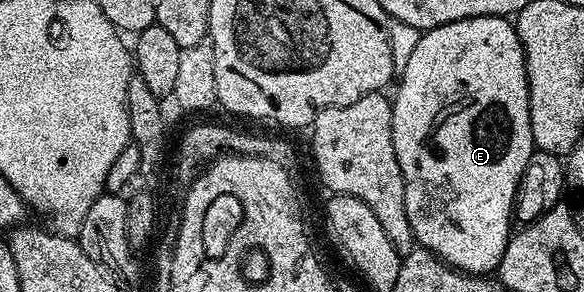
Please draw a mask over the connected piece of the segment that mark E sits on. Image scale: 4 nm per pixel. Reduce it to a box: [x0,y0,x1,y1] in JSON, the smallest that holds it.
[391,17,536,275]

